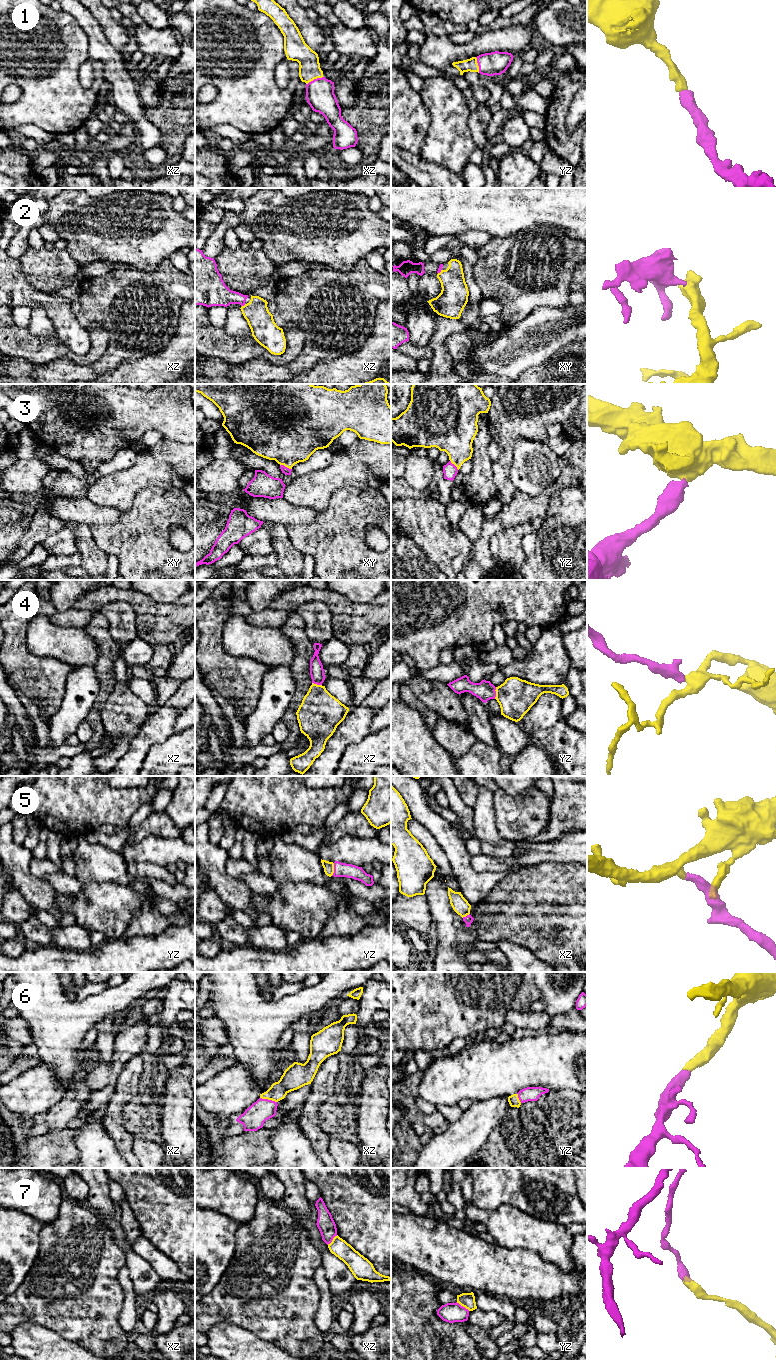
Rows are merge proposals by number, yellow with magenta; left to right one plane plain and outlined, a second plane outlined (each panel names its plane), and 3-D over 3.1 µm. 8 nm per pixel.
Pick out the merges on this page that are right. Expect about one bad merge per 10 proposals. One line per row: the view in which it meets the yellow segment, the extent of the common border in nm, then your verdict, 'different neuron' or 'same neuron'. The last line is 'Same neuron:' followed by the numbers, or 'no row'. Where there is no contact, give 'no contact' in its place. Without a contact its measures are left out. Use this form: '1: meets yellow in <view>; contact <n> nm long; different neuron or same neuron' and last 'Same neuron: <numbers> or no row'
1: meets yellow in xz; contact 150 nm long; same neuron
2: meets yellow in xz; contact 40 nm long; same neuron
3: meets yellow in xy; contact 100 nm long; same neuron
4: meets yellow in yz; contact 100 nm long; same neuron
5: meets yellow in yz; contact 110 nm long; same neuron
6: meets yellow in xz; contact 140 nm long; same neuron
7: meets yellow in yz; contact 130 nm long; different neuron
Same neuron: 1, 2, 3, 4, 5, 6

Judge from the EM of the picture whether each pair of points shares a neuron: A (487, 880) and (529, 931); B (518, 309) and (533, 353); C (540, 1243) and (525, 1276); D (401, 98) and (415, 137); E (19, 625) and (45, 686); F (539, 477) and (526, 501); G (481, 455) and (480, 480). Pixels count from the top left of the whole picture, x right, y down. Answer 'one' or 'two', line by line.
A: two
B: two
C: two
D: one
E: one
F: two
G: one

